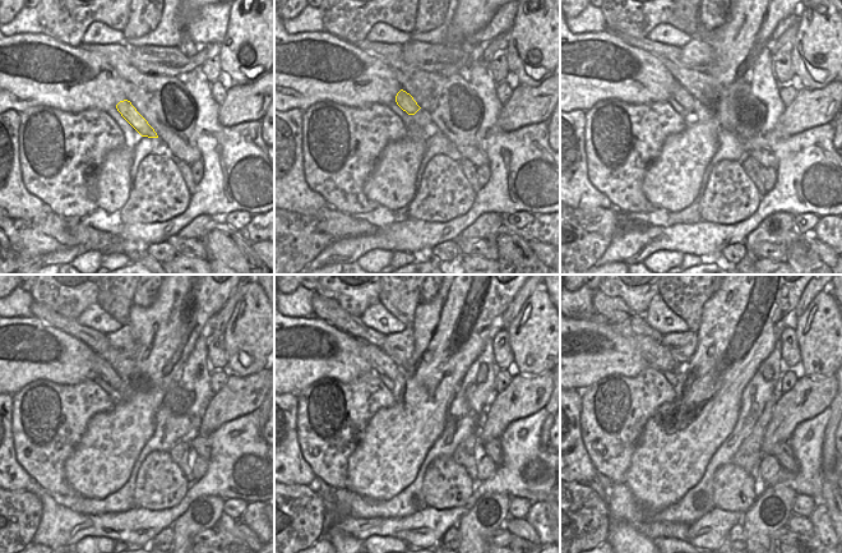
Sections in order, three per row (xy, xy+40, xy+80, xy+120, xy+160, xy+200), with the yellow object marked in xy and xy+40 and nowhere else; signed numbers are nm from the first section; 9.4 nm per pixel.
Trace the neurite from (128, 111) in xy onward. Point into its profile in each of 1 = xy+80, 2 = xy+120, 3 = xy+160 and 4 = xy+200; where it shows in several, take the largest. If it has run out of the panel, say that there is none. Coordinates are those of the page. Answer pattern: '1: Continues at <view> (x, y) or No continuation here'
1: Continues at xy+80 (684, 97)
2: Continues at xy+120 (101, 368)
3: Continues at xy+160 (379, 362)
4: Continues at xy+200 (653, 353).

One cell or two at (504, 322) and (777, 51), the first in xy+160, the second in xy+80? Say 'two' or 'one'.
one

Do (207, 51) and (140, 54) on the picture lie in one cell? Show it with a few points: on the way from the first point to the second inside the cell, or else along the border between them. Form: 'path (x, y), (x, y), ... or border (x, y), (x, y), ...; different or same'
path (190, 60), (157, 60); same

